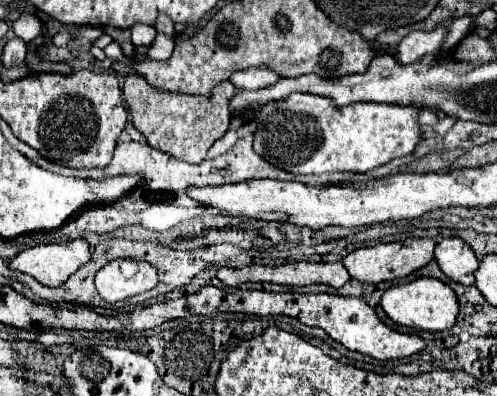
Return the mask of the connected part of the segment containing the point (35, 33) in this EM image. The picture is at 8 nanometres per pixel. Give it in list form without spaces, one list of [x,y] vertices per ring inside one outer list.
[[[23,13],[15,23],[13,23],[13,31],[17,37],[21,37],[25,43],[35,41],[41,35],[41,21],[35,15]]]

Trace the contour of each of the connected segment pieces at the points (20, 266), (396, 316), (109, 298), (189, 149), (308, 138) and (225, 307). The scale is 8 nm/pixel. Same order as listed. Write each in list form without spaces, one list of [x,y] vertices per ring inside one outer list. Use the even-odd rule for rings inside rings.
[[[73,239],[61,245],[35,245],[11,259],[11,267],[35,277],[41,285],[57,287],[91,259],[91,247],[85,239]]]
[[[419,277],[405,285],[389,287],[383,293],[381,307],[389,315],[389,319],[393,319],[397,325],[423,329],[423,331],[447,331],[453,327],[459,313],[459,303],[451,287],[433,277]]]
[[[116,259],[95,275],[95,287],[107,303],[125,301],[157,285],[157,269],[145,260]]]
[[[129,75],[123,85],[123,97],[133,113],[135,127],[147,137],[147,141],[181,159],[185,163],[201,163],[209,147],[221,139],[229,127],[231,113],[229,113],[229,99],[235,95],[235,87],[229,81],[219,83],[209,97],[195,97],[195,95],[181,95],[181,93],[167,93],[153,89],[143,77]]]
[[[293,93],[287,99],[279,99],[259,109],[255,117],[259,121],[259,129],[255,131],[253,149],[271,165],[289,173],[367,173],[389,163],[395,157],[405,157],[415,151],[417,143],[421,141],[419,113],[419,107],[401,107],[387,103],[353,103],[347,107],[337,107],[325,97]]]
[[[203,287],[193,295],[183,295],[175,301],[165,301],[165,321],[187,317],[187,315],[213,315],[219,311],[233,311],[245,315],[287,315],[299,319],[303,325],[321,327],[329,337],[339,341],[351,351],[359,351],[371,355],[375,359],[401,359],[413,353],[419,353],[425,347],[425,341],[419,335],[399,333],[375,315],[375,311],[357,297],[341,297],[341,295],[301,295],[301,293],[267,293],[267,291],[225,291],[217,287]]]

